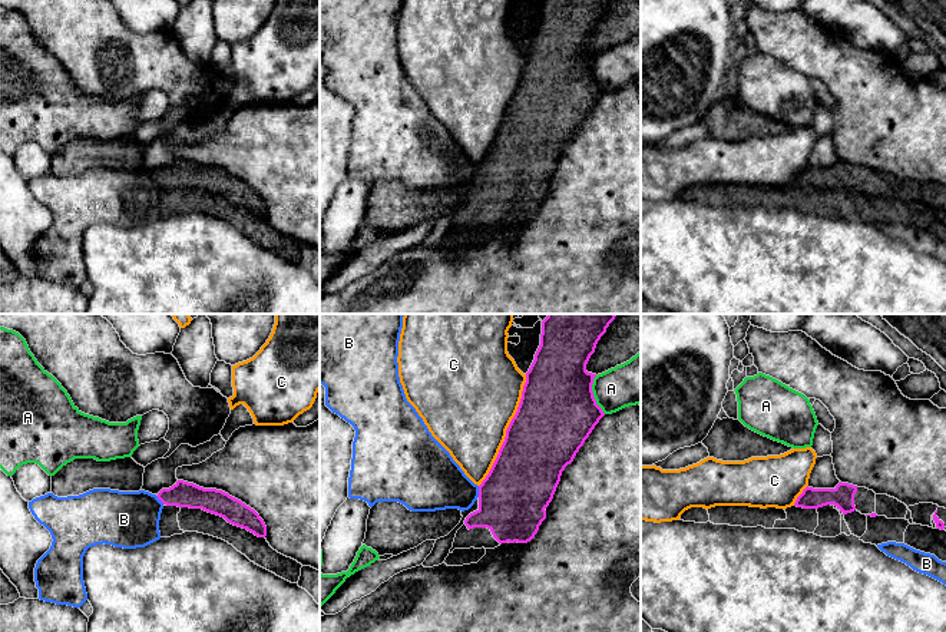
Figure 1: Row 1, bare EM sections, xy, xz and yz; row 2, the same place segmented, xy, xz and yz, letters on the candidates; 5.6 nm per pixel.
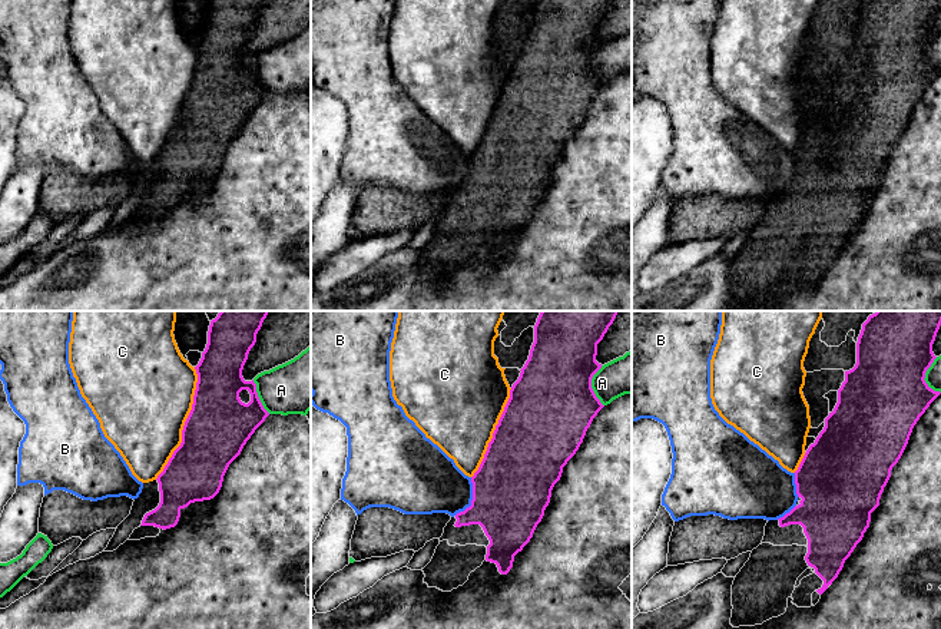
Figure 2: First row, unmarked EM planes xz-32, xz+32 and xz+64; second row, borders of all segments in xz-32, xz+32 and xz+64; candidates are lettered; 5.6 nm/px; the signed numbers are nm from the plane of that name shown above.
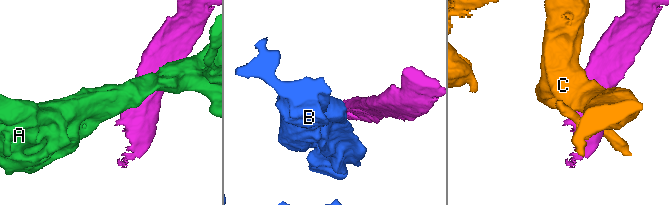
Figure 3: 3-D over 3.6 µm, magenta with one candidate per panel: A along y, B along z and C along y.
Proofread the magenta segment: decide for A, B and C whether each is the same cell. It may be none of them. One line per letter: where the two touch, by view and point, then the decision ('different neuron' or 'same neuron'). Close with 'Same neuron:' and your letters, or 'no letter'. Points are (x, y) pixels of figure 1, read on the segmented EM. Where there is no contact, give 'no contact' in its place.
A: contact xz (592, 394); different neuron
B: contact xz (479, 492); different neuron
C: contact xz (506, 430); different neuron
Same neuron: no letter

